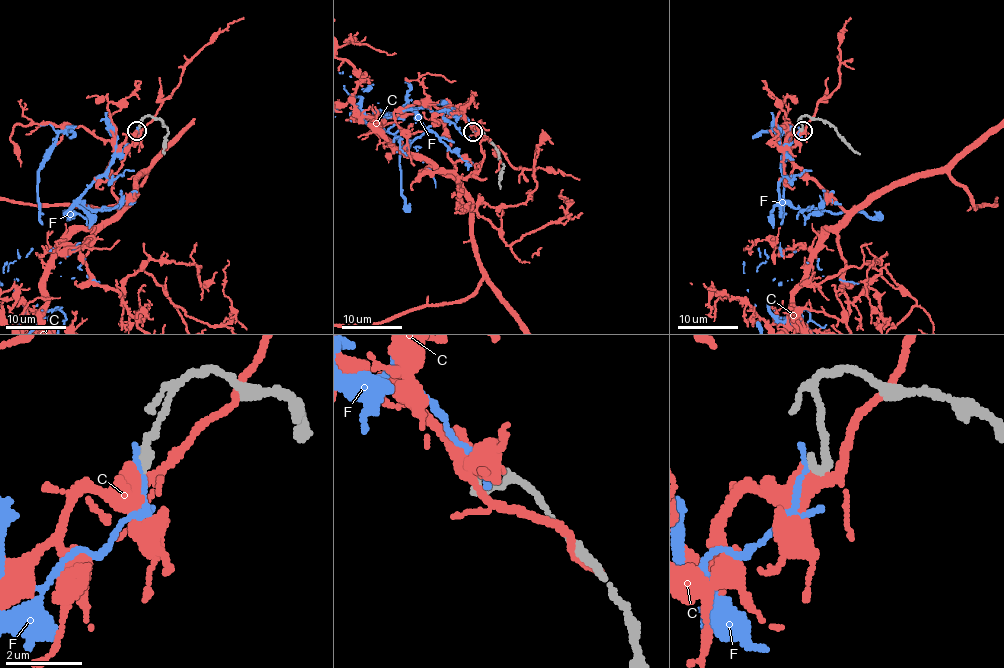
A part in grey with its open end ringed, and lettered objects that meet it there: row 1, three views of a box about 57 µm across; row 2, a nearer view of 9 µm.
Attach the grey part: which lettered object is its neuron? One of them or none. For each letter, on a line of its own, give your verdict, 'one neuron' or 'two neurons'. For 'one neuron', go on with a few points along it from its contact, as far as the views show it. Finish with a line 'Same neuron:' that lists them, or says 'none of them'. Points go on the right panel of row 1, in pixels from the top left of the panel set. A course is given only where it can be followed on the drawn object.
C: two neurons
F: two neurons
Same neuron: none of them

